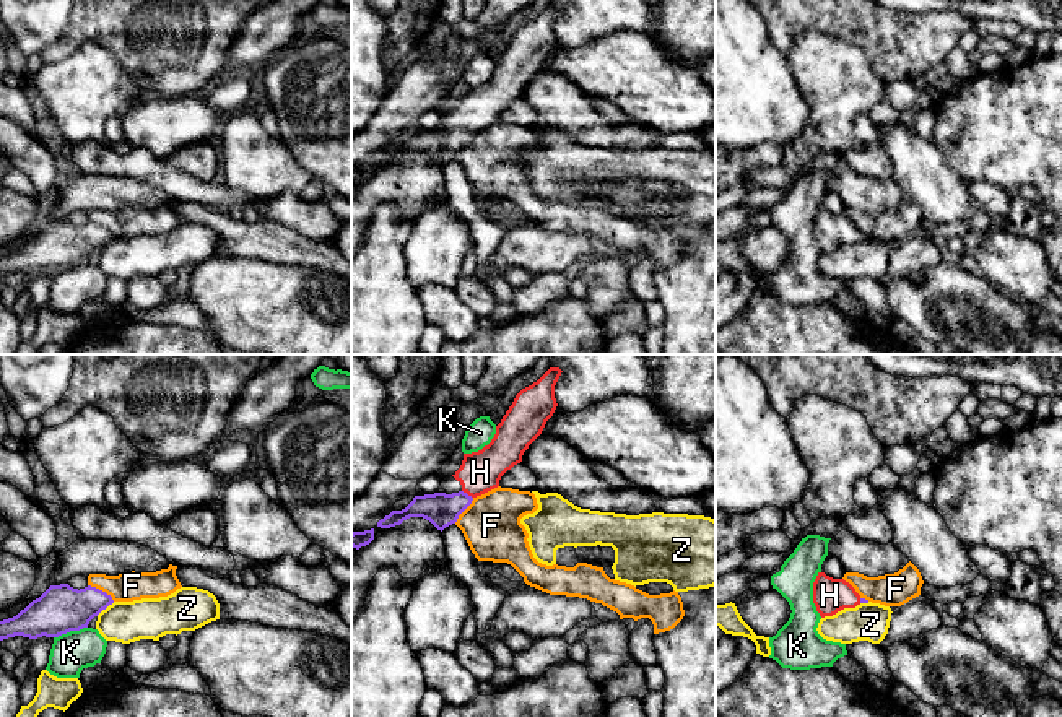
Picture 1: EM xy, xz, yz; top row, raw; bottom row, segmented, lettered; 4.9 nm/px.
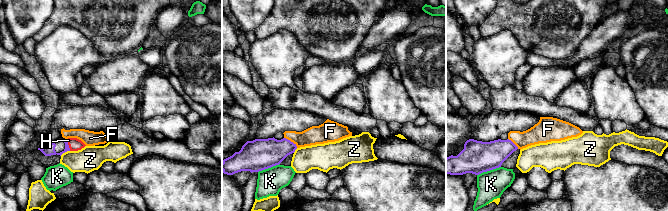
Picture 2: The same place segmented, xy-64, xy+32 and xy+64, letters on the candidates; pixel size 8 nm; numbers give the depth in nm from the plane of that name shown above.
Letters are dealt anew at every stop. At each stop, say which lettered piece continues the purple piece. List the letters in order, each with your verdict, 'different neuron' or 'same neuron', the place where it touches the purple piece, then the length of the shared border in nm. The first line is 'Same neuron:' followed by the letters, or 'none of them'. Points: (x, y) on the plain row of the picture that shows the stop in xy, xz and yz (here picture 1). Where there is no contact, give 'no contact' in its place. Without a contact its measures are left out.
Same neuron: H
F: different neuron | xy (101, 226) | 160 nm
H: same neuron | xz (465, 129) | 70 nm
K: different neuron | xy (70, 265) | 180 nm
Z: different neuron | xy (104, 244) | 120 nm

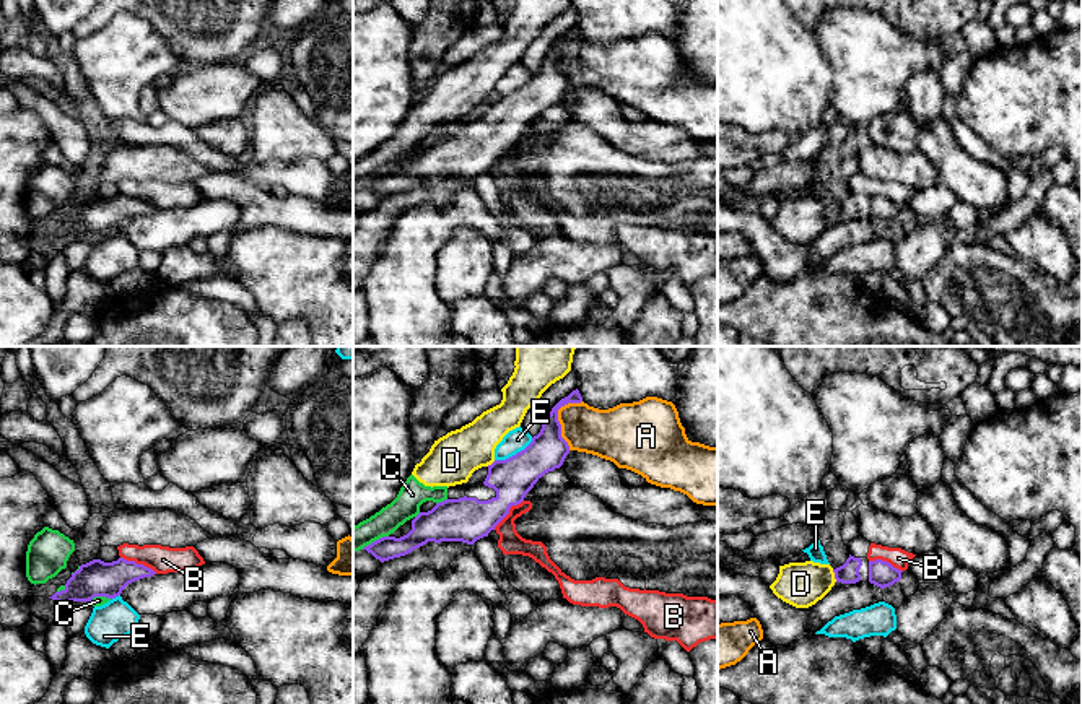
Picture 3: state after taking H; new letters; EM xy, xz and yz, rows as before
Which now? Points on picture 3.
Same neuron: none of them
A: different neuron | xz (557, 54) | 260 nm
B: different neuron | xy (139, 200) | 200 nm
C: different neuron | xz (443, 137) | 70 nm
D: different neuron | yz (835, 212) | 70 nm
E: different neuron | xz (516, 90) | 220 nm

